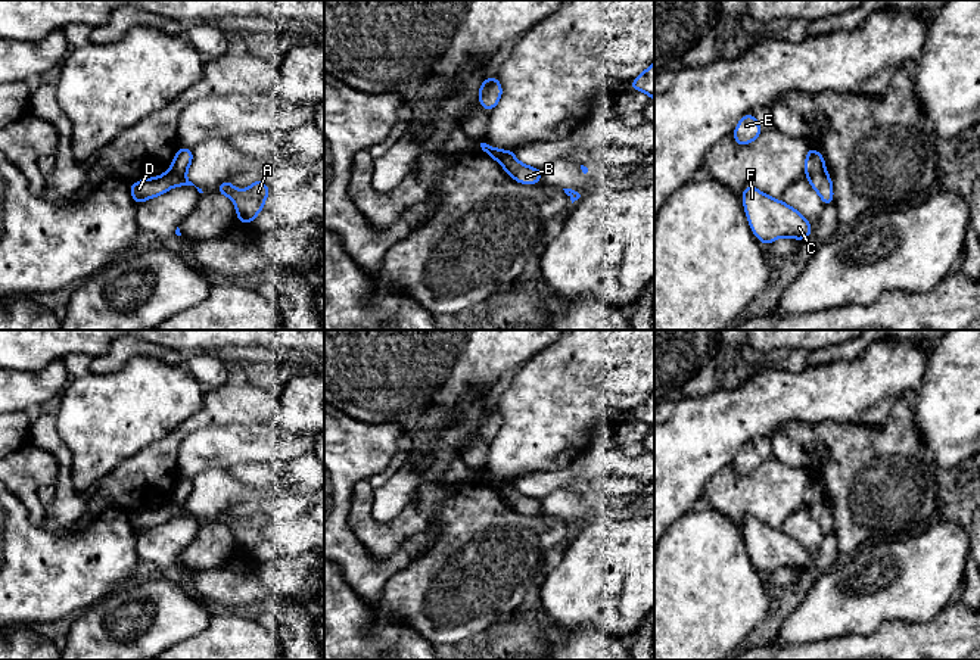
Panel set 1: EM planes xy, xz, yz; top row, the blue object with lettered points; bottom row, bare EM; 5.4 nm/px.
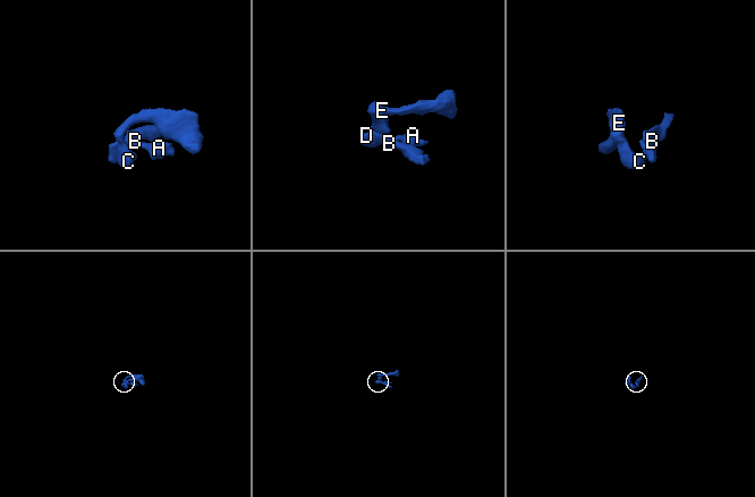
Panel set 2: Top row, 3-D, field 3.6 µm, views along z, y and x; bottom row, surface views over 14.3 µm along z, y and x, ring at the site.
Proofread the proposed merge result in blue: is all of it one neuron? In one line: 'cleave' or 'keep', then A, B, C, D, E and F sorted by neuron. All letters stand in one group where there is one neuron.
cleave; A B D / C E F

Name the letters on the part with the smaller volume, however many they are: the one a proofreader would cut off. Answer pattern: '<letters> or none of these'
A, B, D

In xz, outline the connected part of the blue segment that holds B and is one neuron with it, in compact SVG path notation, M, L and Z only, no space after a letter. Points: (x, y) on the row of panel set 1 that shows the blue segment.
M480 143L480 147L485 153L492 156L517 183L533 186L541 181L542 169L528 166L516 158L510 158L507 150L500 150L486 143Z

